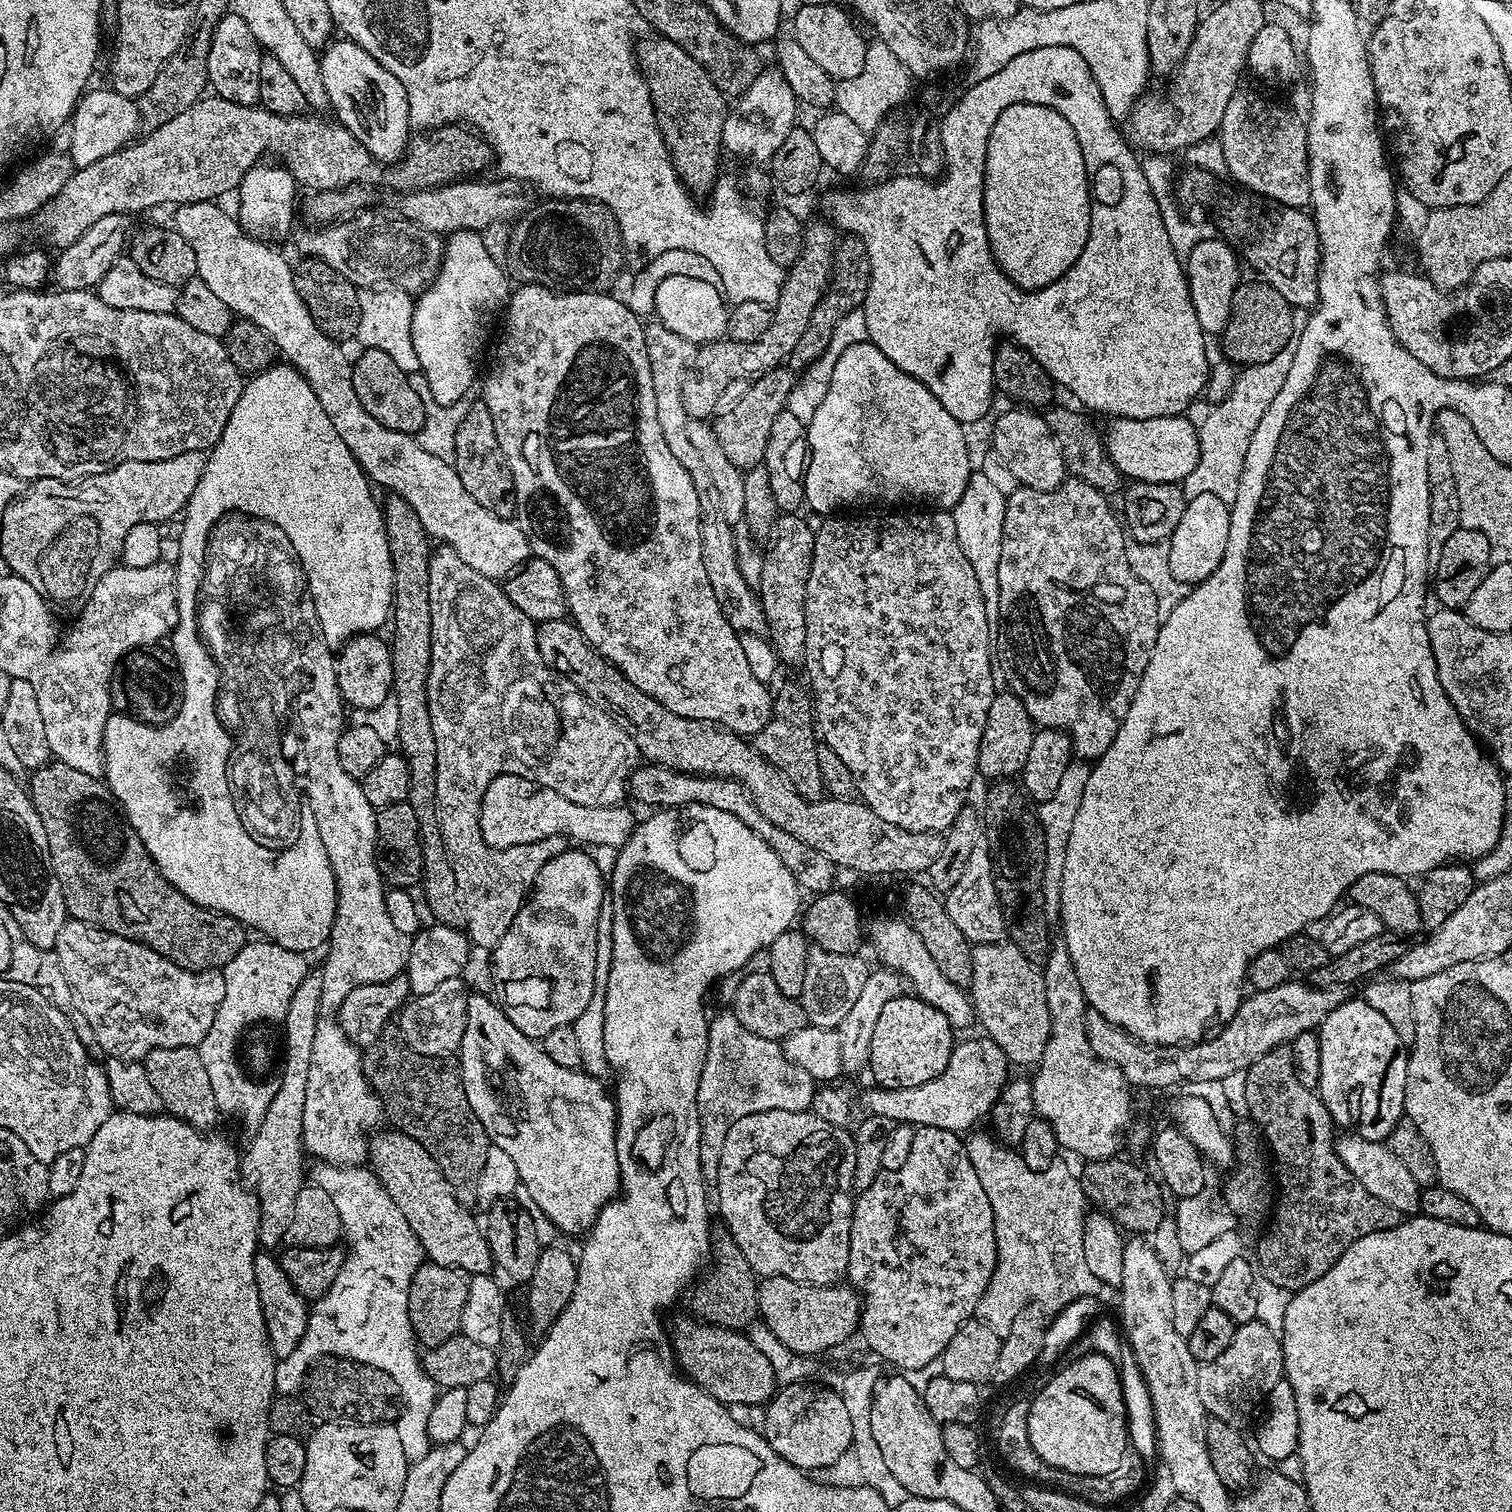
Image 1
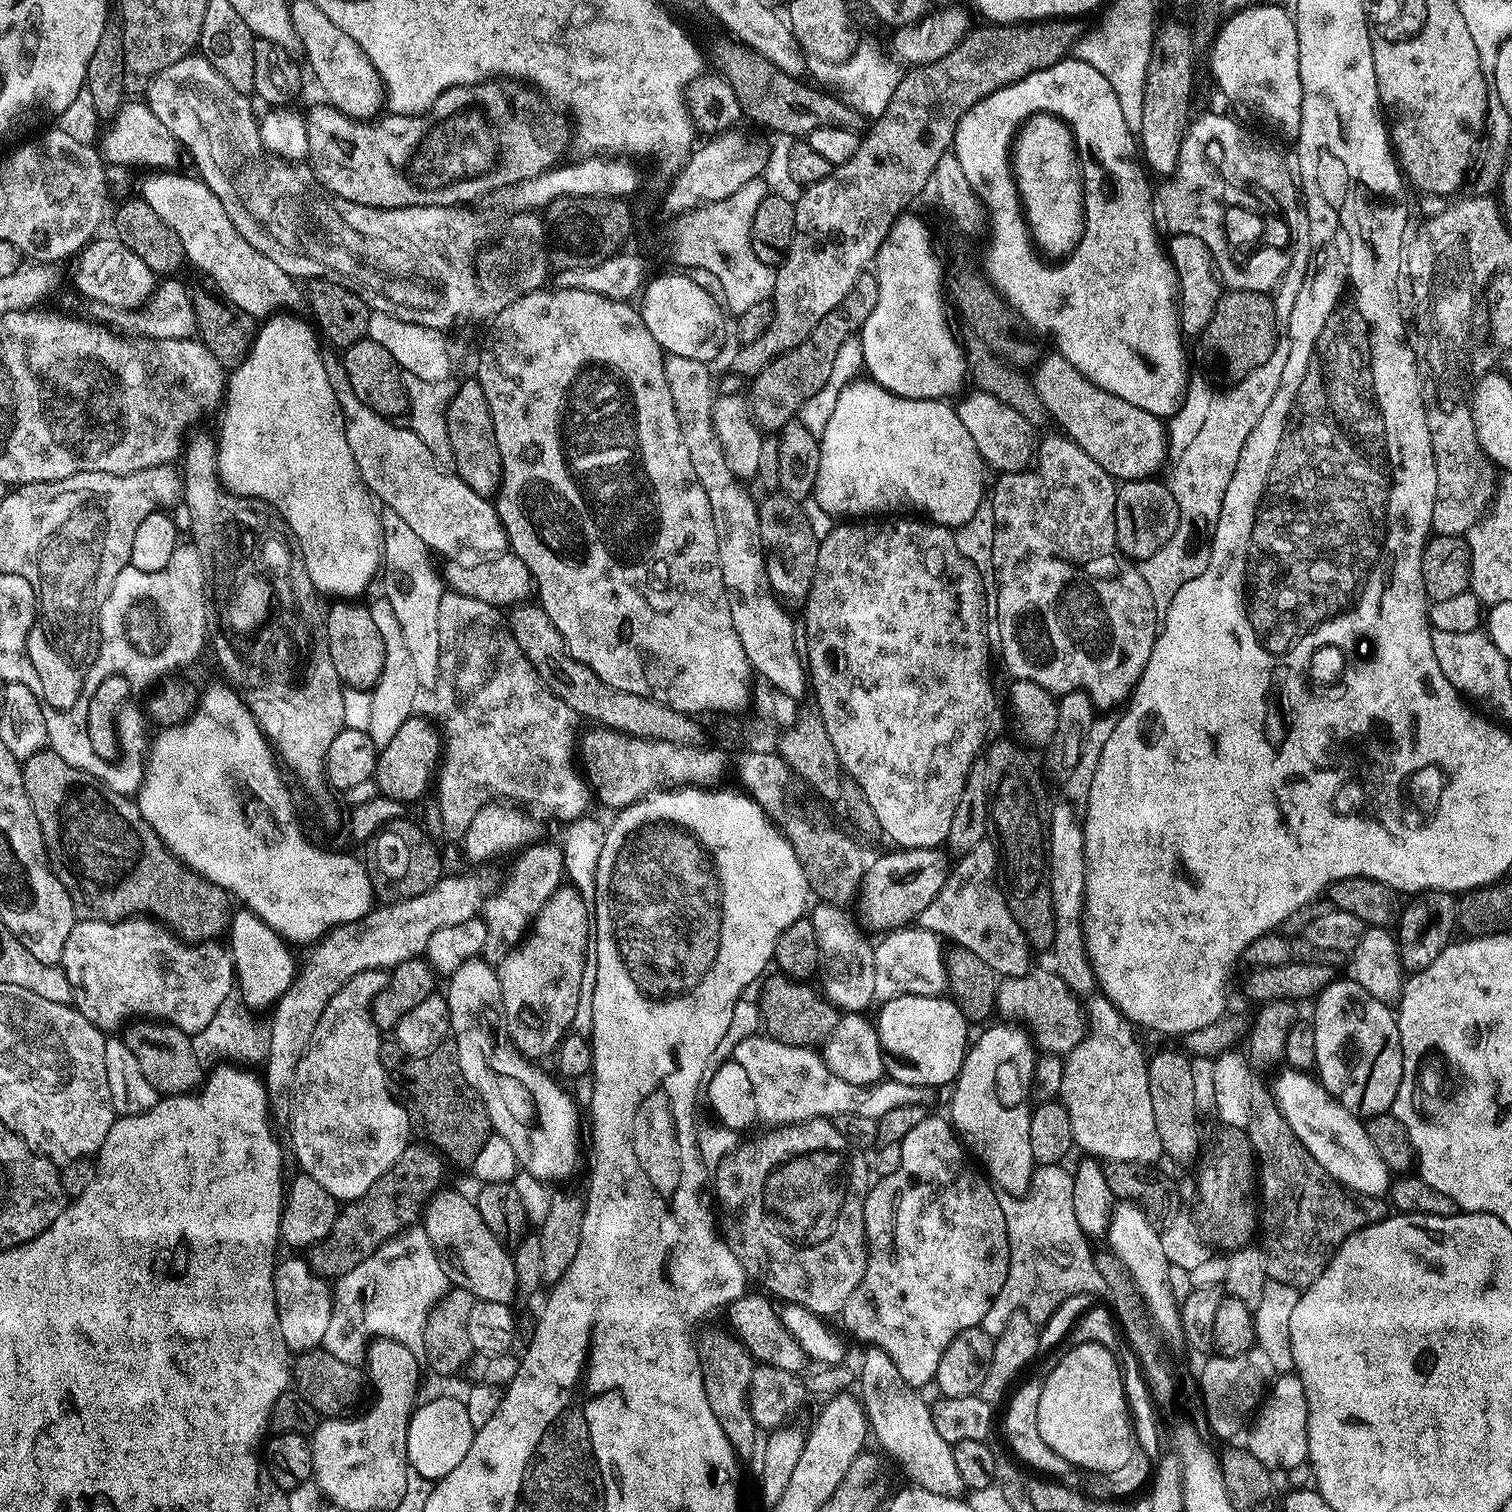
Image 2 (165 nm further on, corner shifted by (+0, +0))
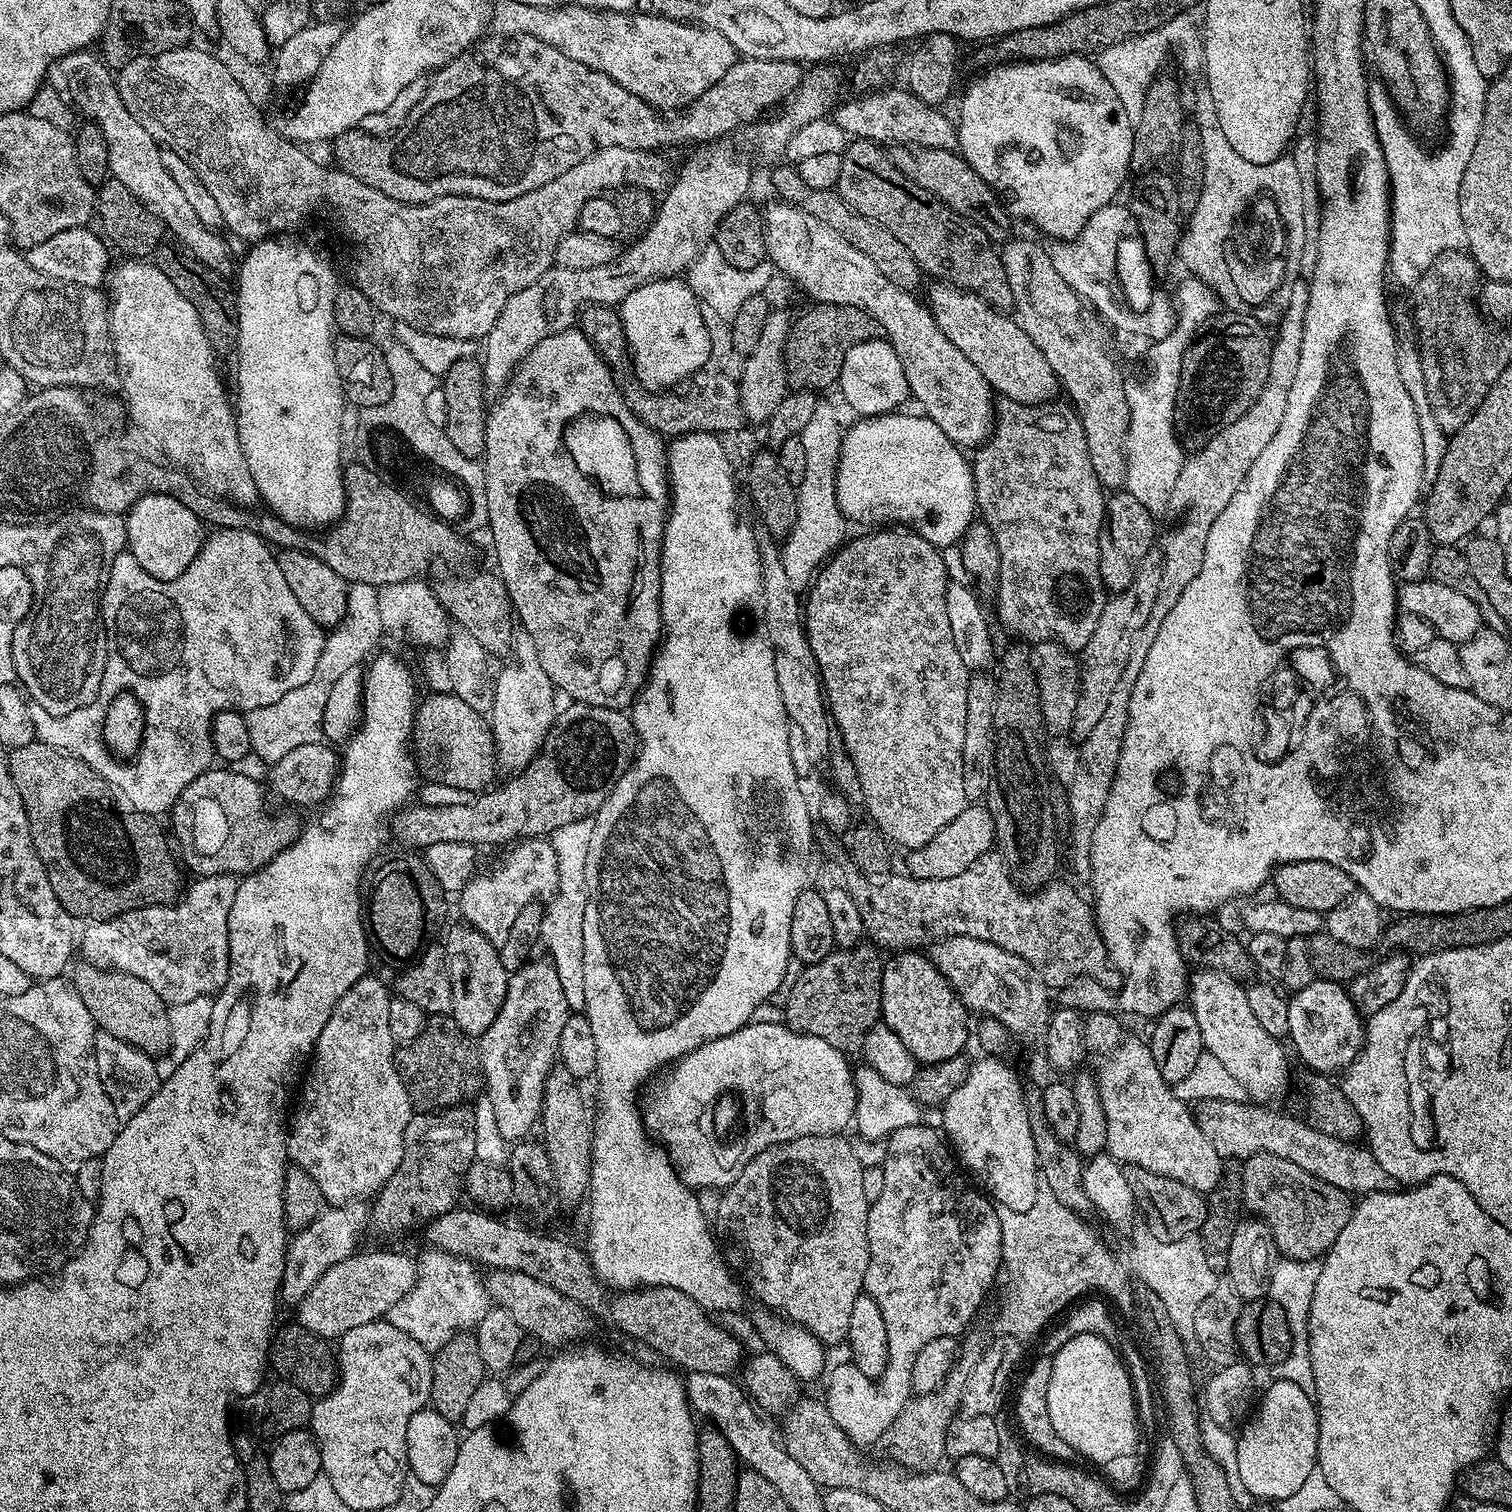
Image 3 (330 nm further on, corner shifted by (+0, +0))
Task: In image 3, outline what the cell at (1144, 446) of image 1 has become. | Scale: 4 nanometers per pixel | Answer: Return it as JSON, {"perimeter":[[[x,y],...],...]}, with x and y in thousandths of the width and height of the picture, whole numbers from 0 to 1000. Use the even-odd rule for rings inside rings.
{"perimeter":[[[619,187],[617,188],[614,193],[612,203],[618,213],[620,213],[620,218],[623,218],[623,221],[626,221],[626,224],[628,224],[628,226],[631,226],[631,229],[634,229],[634,231],[636,231],[636,234],[639,234],[639,237],[642,237],[642,239],[647,242],[647,247],[652,250],[657,260],[674,267],[692,267],[700,263],[698,261],[702,261],[701,251],[698,249],[697,245],[694,245],[694,239],[689,237],[689,231],[687,231],[687,229],[681,226],[679,218],[676,218],[669,208],[656,204],[649,196],[645,196],[643,193],[638,193],[630,188]]]}

